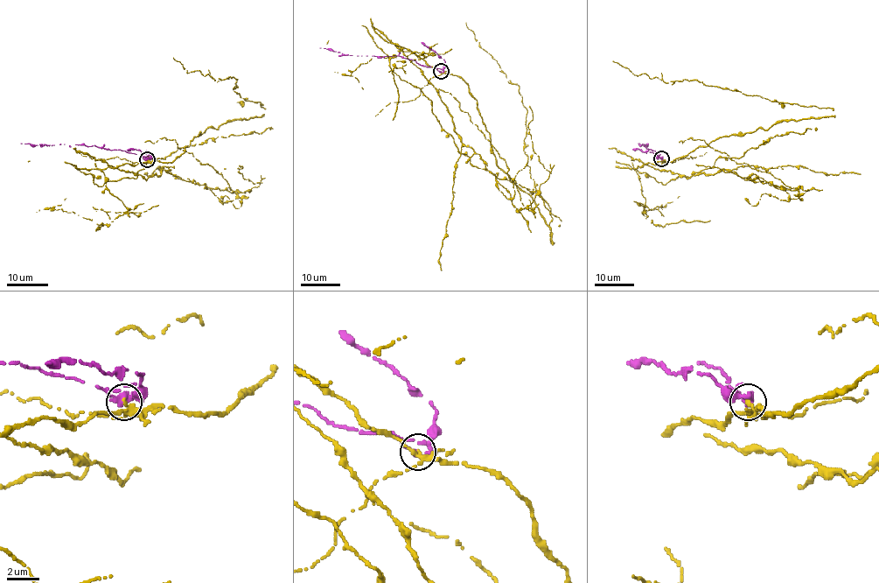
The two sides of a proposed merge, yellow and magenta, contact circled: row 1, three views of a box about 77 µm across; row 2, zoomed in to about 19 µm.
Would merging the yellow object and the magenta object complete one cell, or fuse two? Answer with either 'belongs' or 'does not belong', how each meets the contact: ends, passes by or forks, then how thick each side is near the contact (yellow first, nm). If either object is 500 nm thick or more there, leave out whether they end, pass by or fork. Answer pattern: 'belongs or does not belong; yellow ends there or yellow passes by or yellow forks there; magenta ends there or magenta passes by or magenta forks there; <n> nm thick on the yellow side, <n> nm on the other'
does not belong; yellow forks there; magenta passes by; 240 nm thick on the yellow side, 360 nm on the other

